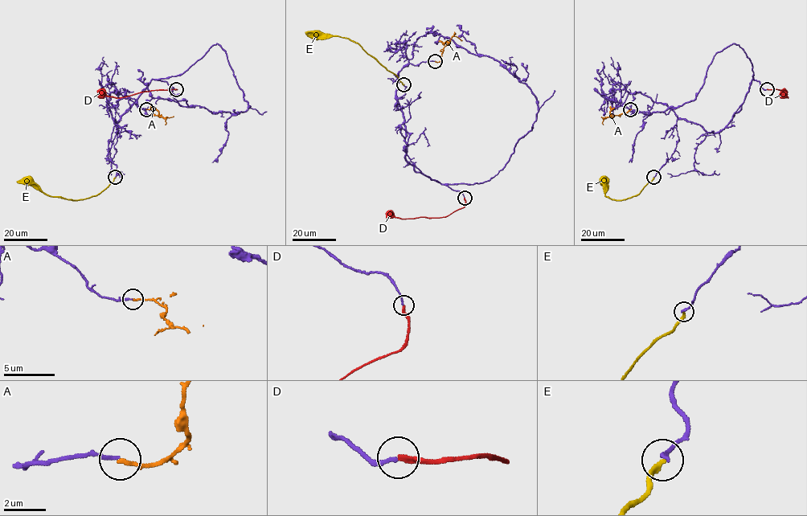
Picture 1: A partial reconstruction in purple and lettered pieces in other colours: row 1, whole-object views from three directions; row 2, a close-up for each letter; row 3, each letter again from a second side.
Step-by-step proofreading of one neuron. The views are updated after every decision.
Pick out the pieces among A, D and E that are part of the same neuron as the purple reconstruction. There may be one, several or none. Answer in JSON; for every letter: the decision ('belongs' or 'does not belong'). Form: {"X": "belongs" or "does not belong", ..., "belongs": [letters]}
{"A": "belongs", "D": "belongs", "E": "does not belong", "belongs": ["A", "D"]}

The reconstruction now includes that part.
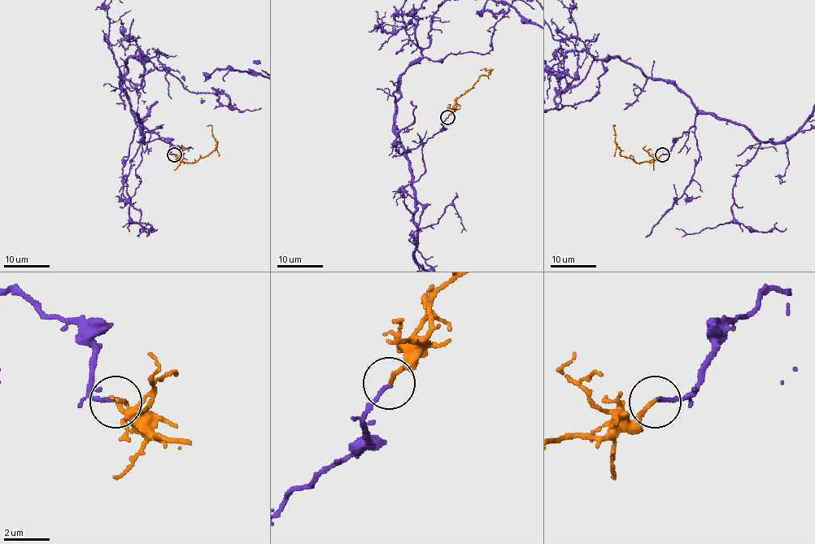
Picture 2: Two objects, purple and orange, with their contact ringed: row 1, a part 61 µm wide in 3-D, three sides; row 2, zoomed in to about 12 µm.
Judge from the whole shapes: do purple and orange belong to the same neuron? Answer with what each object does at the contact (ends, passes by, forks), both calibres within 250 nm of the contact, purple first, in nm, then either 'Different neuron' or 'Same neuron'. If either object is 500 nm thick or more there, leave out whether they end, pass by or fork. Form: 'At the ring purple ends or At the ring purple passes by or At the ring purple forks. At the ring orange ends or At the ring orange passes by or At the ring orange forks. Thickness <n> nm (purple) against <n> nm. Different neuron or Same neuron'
At the ring purple ends. At the ring orange ends. Thickness 140 nm (purple) against 180 nm. Same neuron

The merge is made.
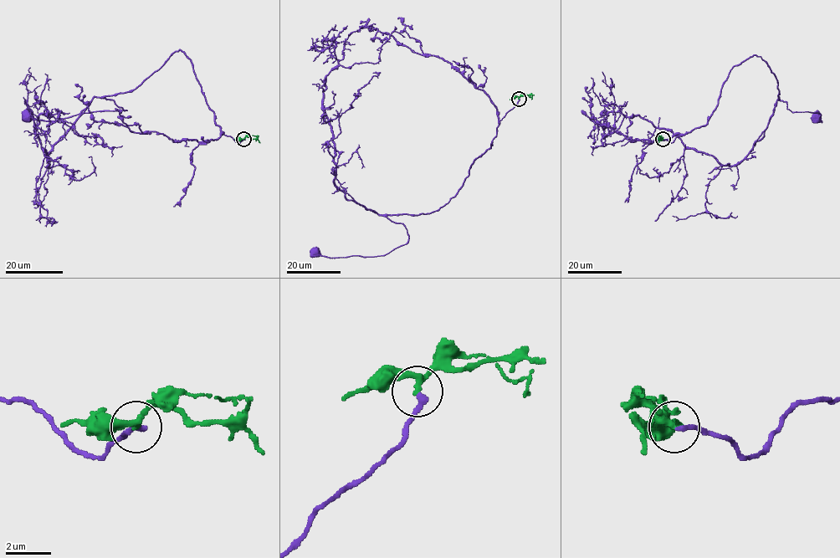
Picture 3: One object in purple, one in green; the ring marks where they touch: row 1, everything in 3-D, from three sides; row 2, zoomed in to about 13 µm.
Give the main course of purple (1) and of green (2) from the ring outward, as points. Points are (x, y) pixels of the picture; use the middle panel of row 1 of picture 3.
1: (519, 99), (448, 202), (429, 213), (388, 214), (405, 227), (405, 243), (366, 257), (336, 258), (314, 250)
2: (519, 99), (520, 96), (534, 95)

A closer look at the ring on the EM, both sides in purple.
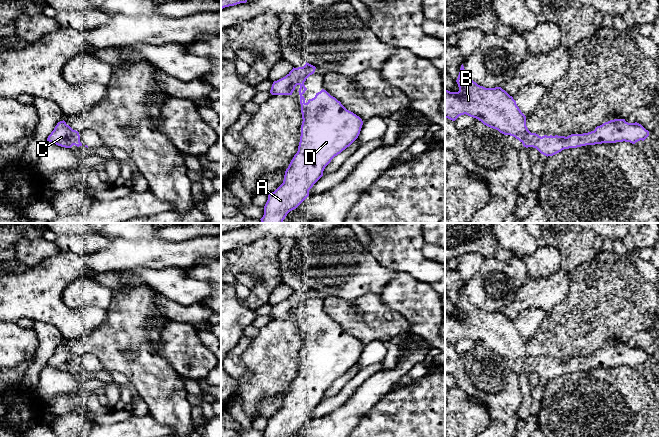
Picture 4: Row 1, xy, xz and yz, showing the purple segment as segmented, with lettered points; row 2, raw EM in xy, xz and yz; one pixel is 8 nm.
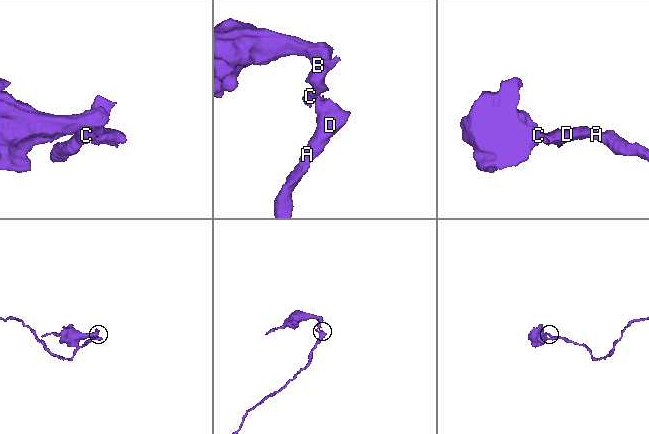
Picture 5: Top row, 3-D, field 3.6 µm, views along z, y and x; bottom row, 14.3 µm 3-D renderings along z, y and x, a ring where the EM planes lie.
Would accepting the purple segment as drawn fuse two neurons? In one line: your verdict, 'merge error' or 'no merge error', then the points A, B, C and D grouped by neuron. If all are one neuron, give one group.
no merge error; groups A B C D

